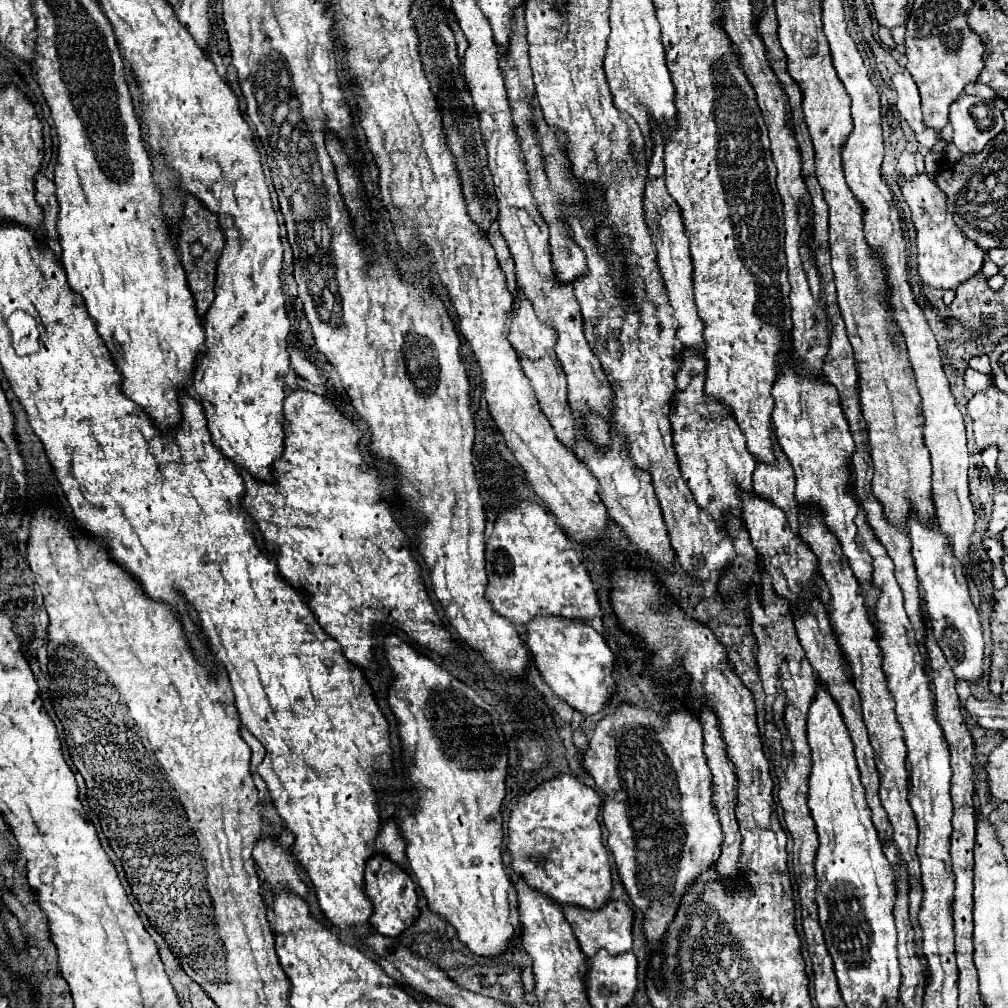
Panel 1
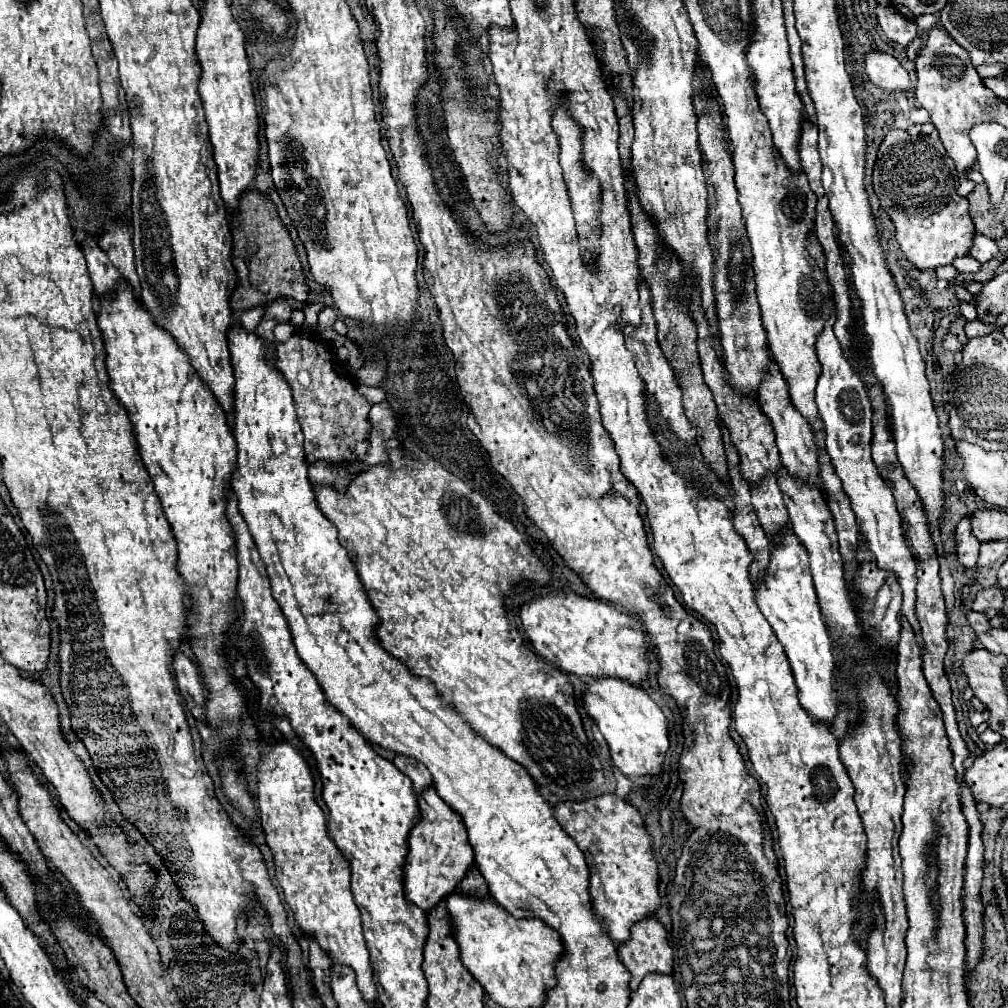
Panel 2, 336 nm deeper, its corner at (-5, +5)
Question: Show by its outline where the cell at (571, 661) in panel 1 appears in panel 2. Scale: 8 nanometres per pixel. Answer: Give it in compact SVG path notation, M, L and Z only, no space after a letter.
M598 678L586 684L582 706L598 724L610 748L610 758L624 776L662 776L664 756L670 748L668 718L642 688L636 688L618 678Z

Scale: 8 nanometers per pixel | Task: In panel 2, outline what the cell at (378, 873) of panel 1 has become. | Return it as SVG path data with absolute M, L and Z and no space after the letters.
M428 786L418 796L418 806L422 810L422 820L410 832L410 852L404 866L404 886L406 898L410 902L414 902L422 910L430 910L464 878L466 870L474 864L474 854L466 838L462 816L454 812L432 786Z

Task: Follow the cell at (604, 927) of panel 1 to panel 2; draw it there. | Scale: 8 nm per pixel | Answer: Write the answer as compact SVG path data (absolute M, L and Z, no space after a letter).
M644 918L632 928L632 938L618 946L618 956L630 972L630 990L636 990L646 974L672 974L674 954L666 928L656 918Z

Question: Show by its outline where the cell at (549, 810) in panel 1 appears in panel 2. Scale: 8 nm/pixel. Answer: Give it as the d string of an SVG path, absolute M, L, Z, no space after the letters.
M606 794L584 802L560 802L554 816L578 848L582 848L590 870L590 900L596 918L600 918L600 924L616 944L630 940L630 928L662 906L652 836L646 832L640 812L616 794Z

